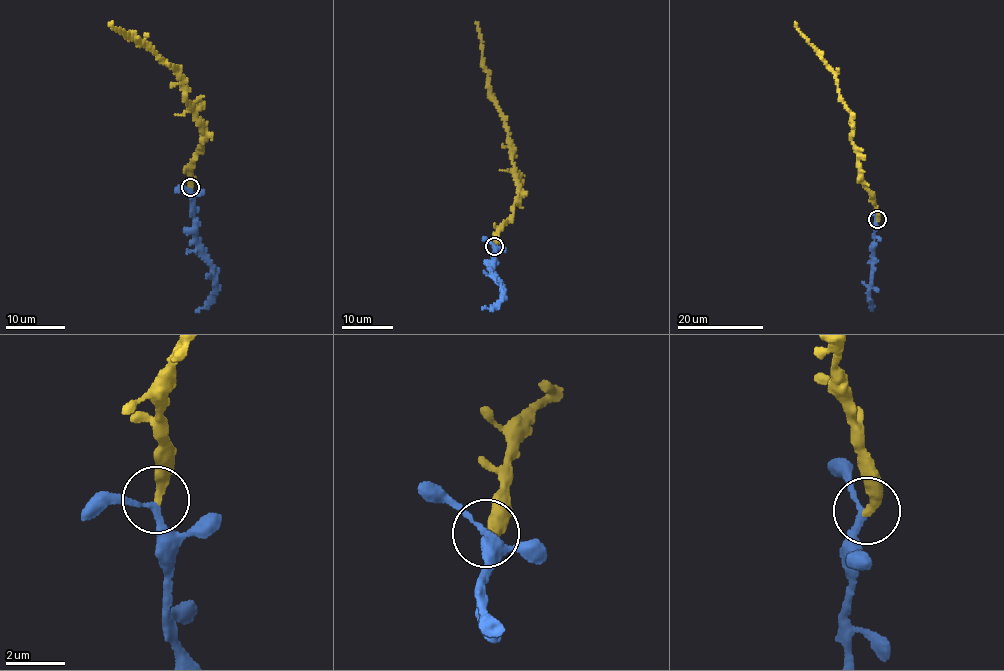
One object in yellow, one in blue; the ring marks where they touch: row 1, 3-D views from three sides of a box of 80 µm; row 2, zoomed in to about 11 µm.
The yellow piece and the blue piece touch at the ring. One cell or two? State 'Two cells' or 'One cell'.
One cell

